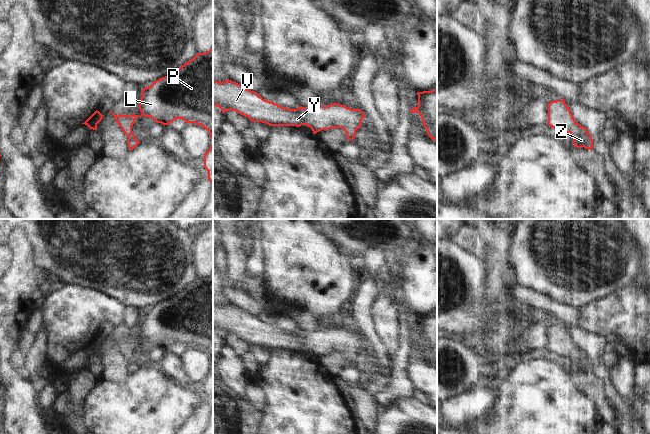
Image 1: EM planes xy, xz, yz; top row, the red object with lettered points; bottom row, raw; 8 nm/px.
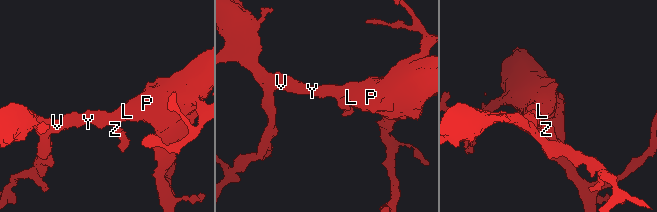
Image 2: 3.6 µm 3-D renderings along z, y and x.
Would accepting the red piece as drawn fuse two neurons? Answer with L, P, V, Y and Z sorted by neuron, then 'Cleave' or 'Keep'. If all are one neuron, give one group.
Groups: L P V Y Z. Keep.

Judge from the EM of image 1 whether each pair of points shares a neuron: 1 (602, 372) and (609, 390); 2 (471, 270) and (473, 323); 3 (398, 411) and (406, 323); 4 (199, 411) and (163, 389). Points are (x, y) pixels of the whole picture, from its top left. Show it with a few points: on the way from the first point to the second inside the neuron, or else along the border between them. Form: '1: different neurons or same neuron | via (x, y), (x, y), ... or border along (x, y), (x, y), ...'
1: same neuron | via (605, 376), (608, 386)
2: same neuron | via (471, 283), (471, 310)
3: different neurons | border along (413, 397), (396, 397), (386, 407)
4: different neurons | border along (202, 401), (183, 423)

